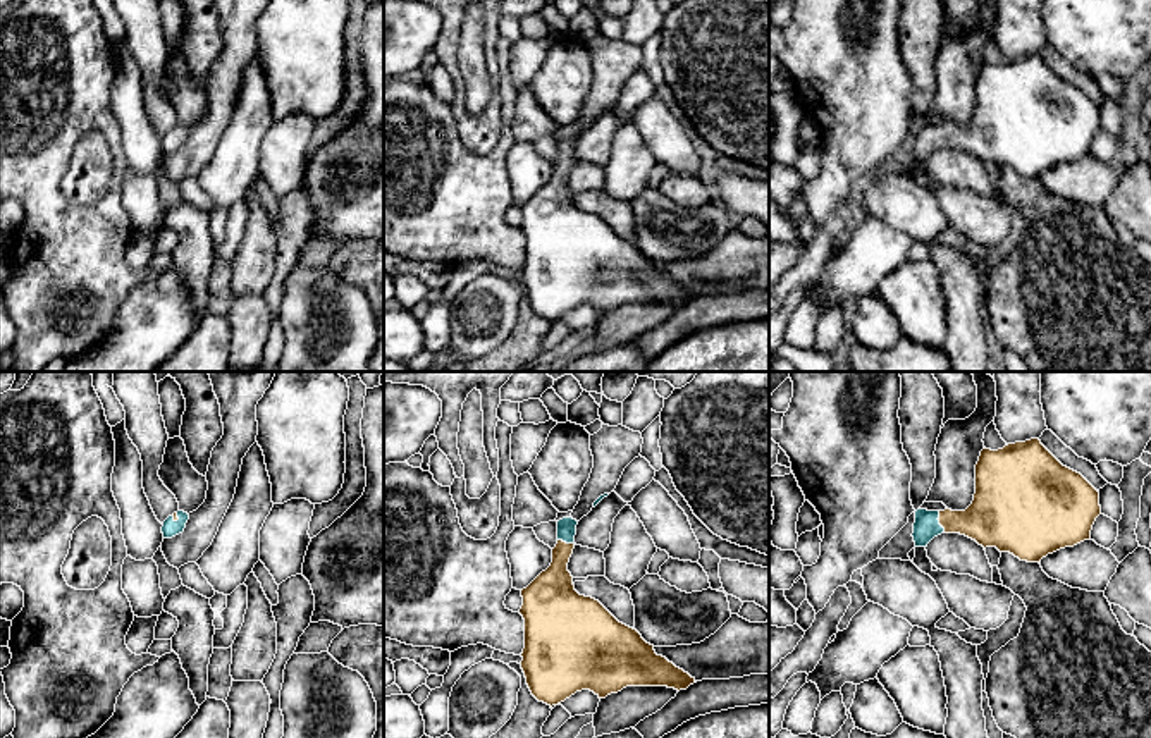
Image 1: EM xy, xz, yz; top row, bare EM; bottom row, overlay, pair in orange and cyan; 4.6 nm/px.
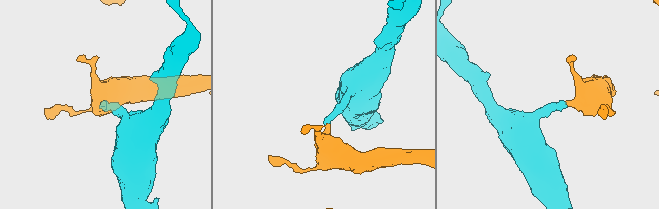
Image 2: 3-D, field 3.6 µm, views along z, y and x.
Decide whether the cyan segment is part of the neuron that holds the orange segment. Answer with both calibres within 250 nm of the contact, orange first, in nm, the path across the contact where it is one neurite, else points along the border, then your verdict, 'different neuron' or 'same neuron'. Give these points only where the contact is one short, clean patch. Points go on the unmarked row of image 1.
260 nm thick on the orange side, 120 nm on the other; runs through yz (993, 135), (940, 136), (926, 141); same neuron

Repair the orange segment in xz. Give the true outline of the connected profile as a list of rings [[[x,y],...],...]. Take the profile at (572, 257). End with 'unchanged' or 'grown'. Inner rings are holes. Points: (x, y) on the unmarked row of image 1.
[[[571,131],[557,136],[557,158],[552,163],[551,181],[521,205],[520,229],[525,234],[521,284],[532,310],[552,322],[582,304],[606,313],[626,301],[668,301],[680,306],[697,298],[688,287],[657,270],[654,260],[637,244],[619,237],[599,215],[575,205],[568,177],[575,163],[576,139]]] | grown

